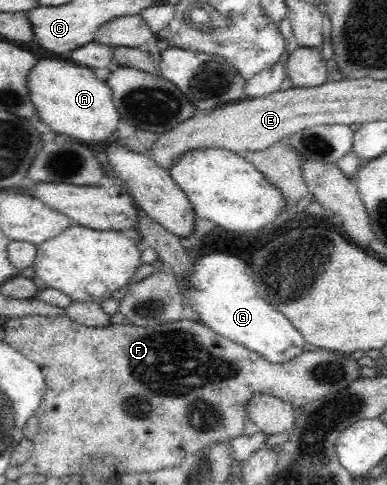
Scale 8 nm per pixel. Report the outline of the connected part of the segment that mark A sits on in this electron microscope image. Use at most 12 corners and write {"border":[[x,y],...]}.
{"border":[[37,60],[37,120],[96,146],[118,128],[111,89],[85,66]]}

